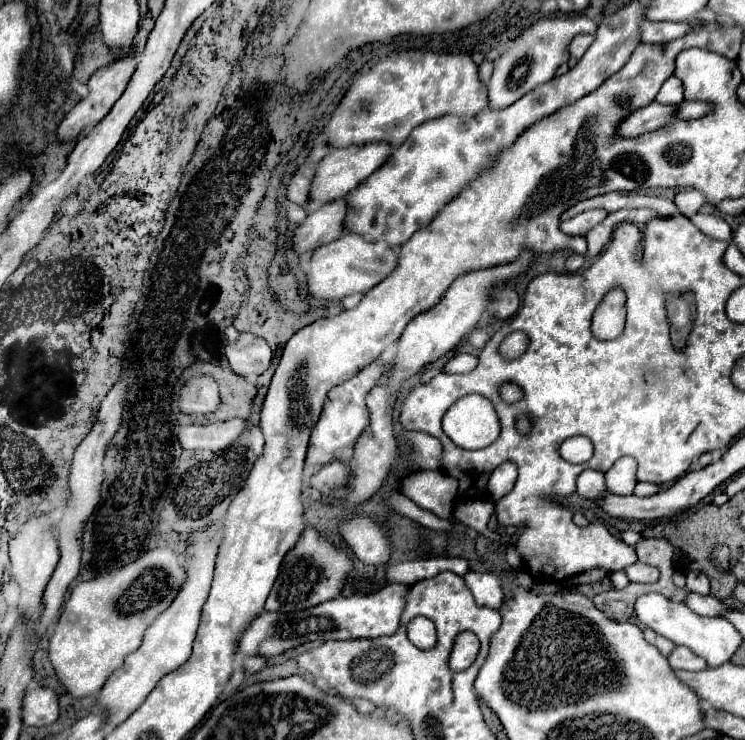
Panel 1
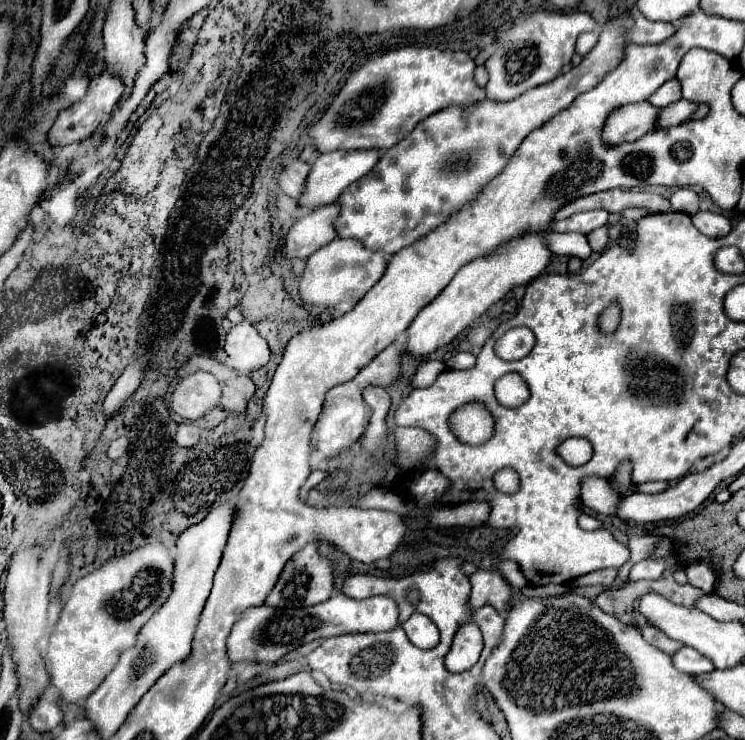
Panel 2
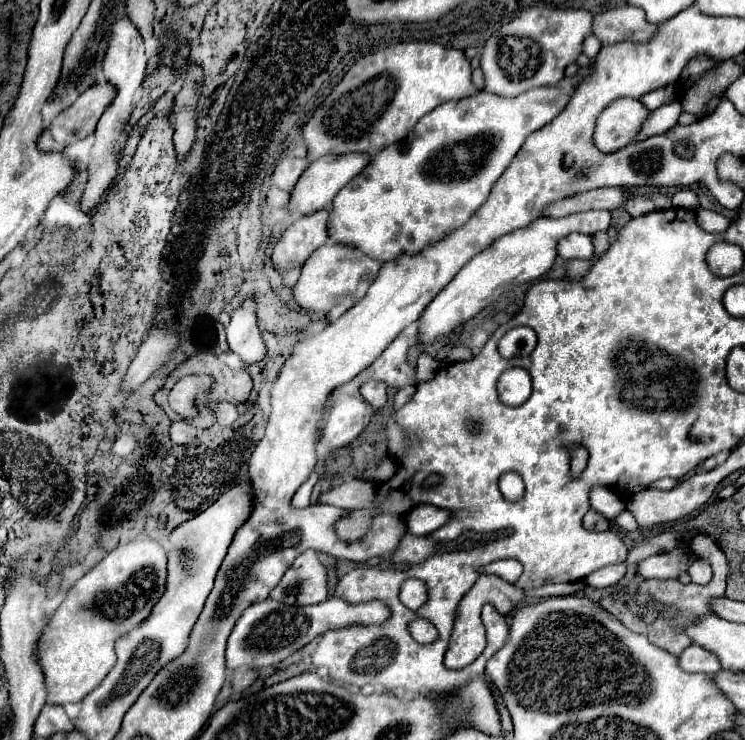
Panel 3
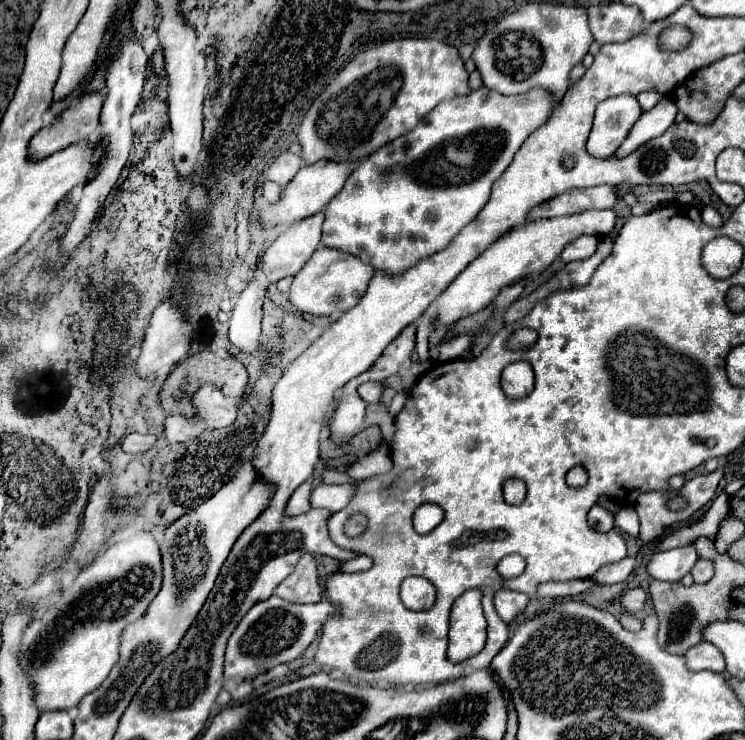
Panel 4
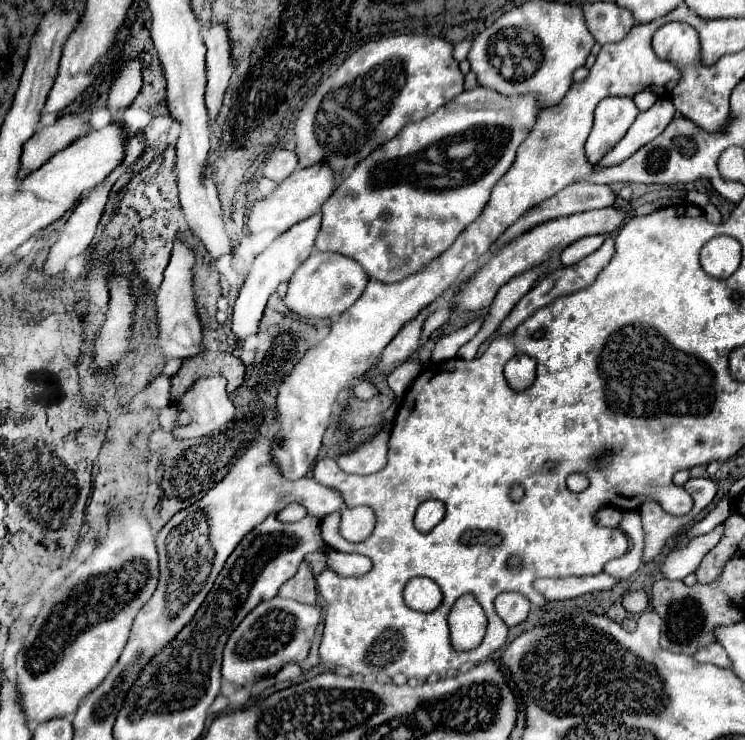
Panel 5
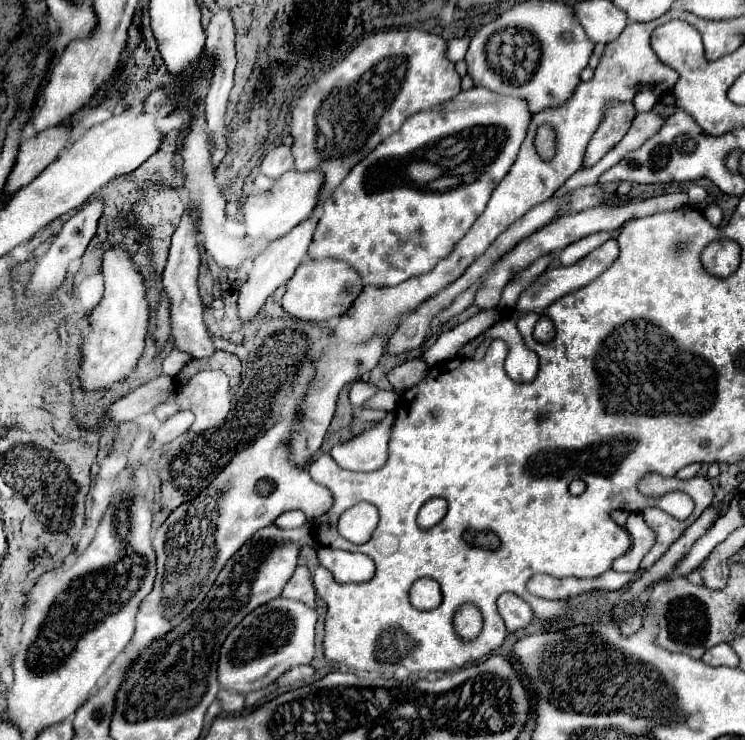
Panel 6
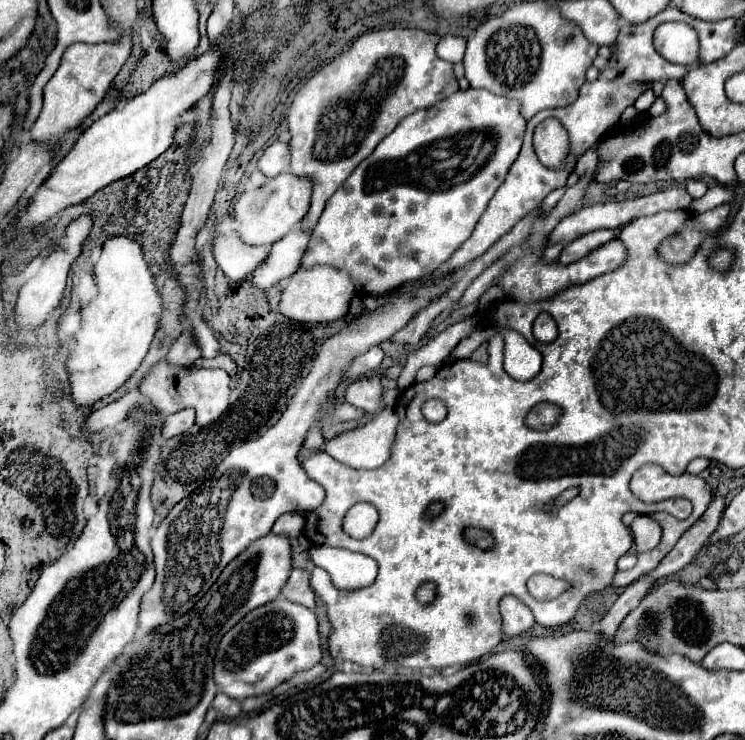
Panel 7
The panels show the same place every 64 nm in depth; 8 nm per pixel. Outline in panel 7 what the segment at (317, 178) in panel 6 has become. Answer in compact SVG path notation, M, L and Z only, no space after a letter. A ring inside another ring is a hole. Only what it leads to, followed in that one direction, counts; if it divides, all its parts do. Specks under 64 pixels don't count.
M284 172L276 178L270 178L264 186L256 190L248 190L236 196L232 202L232 218L236 220L236 234L248 246L270 246L284 238L290 230L294 230L310 206L310 182L298 178L290 172Z

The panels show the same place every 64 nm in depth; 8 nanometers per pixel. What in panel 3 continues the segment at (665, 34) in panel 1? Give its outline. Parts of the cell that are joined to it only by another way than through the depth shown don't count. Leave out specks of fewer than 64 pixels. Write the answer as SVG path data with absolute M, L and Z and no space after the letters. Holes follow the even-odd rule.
M624 4L612 10L604 10L594 14L592 34L602 44L614 44L624 40L646 42L656 32L656 24L650 24L644 12L636 6Z

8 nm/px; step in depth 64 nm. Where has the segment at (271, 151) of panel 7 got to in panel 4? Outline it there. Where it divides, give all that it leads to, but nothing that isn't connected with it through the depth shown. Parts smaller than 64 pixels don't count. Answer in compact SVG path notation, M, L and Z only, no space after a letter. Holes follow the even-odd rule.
M282 152L270 166L268 166L268 172L266 172L266 178L284 186L288 184L294 174L304 166L302 158L298 154L290 154L290 152Z

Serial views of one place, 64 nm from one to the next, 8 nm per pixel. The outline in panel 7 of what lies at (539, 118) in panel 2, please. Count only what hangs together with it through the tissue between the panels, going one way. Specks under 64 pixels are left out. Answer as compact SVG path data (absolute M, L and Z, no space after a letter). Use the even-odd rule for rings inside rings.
M476 88L458 90L440 104L406 116L396 130L376 146L374 156L368 156L334 196L330 196L310 236L300 268L328 264L346 270L356 284L358 296L394 292L406 282L430 276L470 238L490 198L518 158L524 128L526 122L522 118L520 134L518 100Z

